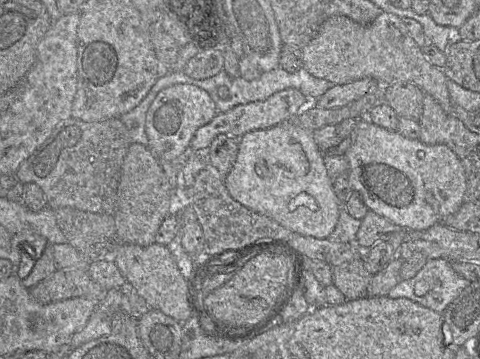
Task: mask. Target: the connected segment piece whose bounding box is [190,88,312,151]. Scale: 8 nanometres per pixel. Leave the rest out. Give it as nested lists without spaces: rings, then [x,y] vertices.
[[[287,88],[271,95],[264,101],[240,104],[227,112],[217,113],[208,124],[203,125],[195,132],[190,143],[190,150],[198,151],[207,149],[214,138],[220,134],[226,134],[239,139],[250,131],[267,129],[290,121],[300,111],[304,110],[310,102],[312,101],[309,101],[298,89]]]

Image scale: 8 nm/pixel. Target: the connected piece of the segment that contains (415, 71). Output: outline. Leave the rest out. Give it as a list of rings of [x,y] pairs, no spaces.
[[[383,11],[372,23],[366,25],[346,16],[331,16],[321,25],[315,38],[302,48],[302,52],[302,67],[317,78],[337,85],[366,77],[372,78],[381,86],[410,82],[433,97],[446,113],[453,114],[447,76],[426,58],[422,48],[417,45],[397,15]]]

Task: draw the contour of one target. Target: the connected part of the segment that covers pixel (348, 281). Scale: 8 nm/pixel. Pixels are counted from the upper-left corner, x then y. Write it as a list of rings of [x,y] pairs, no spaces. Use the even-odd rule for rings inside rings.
[[[365,253],[349,262],[332,268],[333,284],[344,294],[347,300],[367,296],[367,288],[372,274],[367,268]]]

